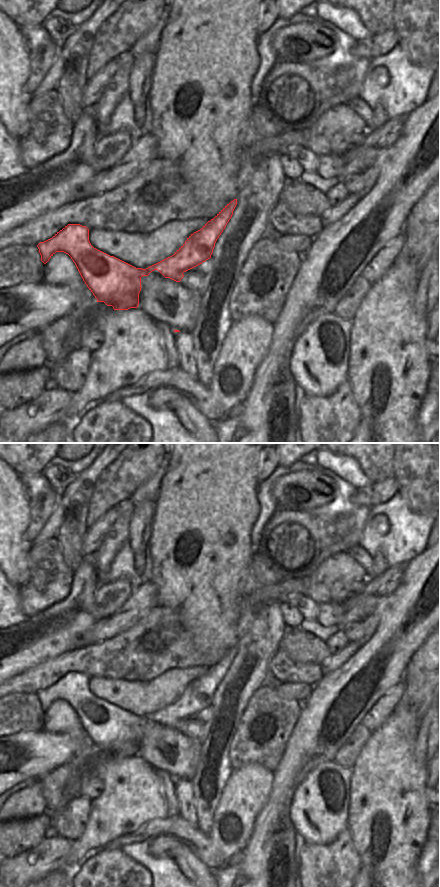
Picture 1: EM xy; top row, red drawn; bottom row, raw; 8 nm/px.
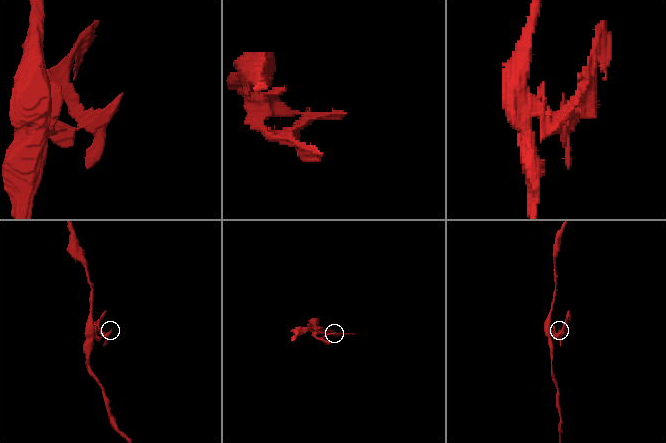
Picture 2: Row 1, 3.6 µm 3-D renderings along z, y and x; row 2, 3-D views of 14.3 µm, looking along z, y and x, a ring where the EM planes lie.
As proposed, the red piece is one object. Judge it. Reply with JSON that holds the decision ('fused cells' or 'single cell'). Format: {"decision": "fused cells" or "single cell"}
{"decision": "single cell"}

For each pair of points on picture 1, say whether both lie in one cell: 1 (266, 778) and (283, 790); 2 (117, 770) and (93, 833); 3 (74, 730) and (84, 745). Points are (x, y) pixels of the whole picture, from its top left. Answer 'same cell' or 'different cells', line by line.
1: different cells
2: same cell
3: same cell

